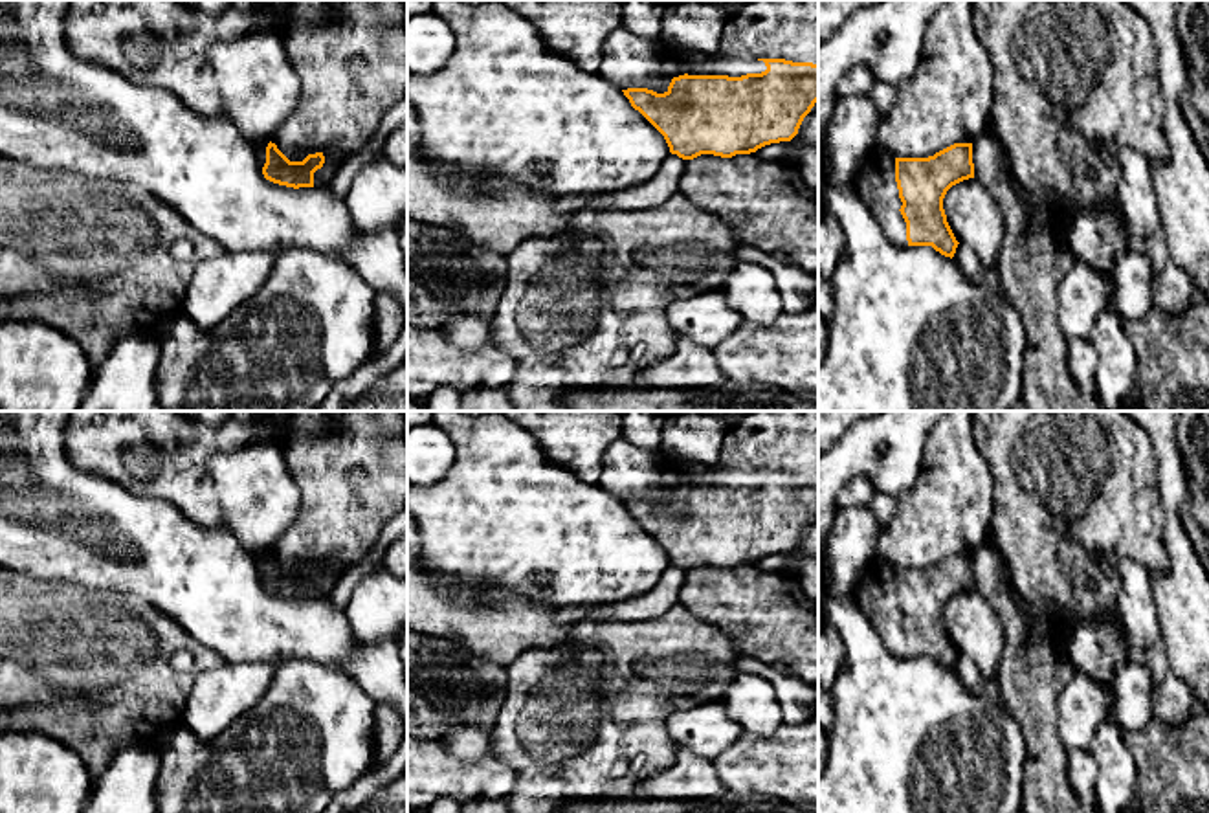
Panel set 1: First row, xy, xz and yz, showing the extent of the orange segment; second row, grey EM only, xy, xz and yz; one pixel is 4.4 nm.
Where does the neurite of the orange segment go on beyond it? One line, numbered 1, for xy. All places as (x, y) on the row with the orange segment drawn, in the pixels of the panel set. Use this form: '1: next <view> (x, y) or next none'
1: next none

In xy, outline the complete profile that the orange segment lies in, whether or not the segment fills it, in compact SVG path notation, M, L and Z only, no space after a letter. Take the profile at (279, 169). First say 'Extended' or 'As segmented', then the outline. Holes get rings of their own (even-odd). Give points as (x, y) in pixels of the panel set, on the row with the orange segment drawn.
As segmented. M275 143L266 147L262 174L266 180L286 187L314 187L314 173L325 163L323 152L308 154L303 161L290 161Z

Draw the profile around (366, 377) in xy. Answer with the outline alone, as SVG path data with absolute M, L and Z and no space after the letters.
M407 323L396 341L376 358L360 365L350 376L336 382L316 411L345 411L360 395L371 391L407 356Z

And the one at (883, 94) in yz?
M875 81L868 95L875 103L879 116L882 116L895 103L897 90L895 90L895 86L888 84L884 81Z

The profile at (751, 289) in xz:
M743 261L728 273L717 288L727 303L736 308L741 319L771 327L783 312L778 281L769 268Z

